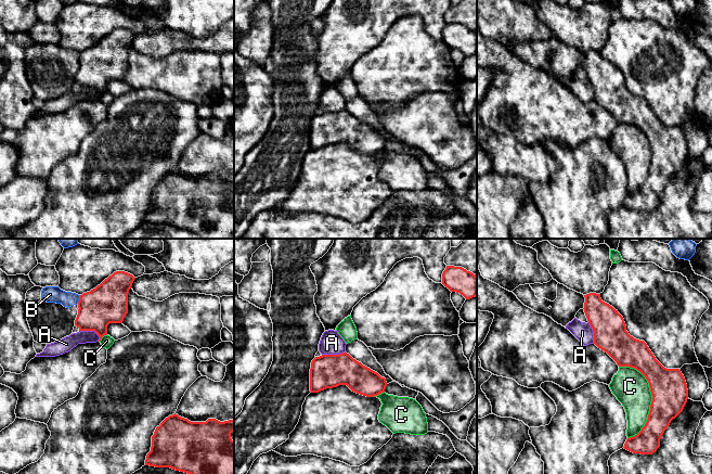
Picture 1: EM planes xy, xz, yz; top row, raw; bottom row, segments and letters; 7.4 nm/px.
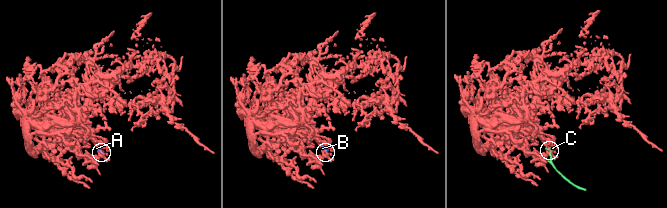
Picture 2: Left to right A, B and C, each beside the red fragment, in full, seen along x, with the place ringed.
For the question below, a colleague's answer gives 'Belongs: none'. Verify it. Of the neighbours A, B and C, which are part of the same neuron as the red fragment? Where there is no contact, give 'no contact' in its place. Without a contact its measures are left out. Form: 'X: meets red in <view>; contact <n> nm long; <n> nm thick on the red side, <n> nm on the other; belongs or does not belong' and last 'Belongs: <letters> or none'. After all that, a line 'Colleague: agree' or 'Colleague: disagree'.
A: meets red in xy; contact 170 nm long; 300 nm thick on the red side, 110 nm on the other; does not belong
B: meets red in xy; contact 70 nm long; 300 nm thick on the red side, 130 nm on the other; does not belong
C: meets red in yz; contact 550 nm long; 260 nm thick on the red side, 260 nm on the other; does not belong
Belongs: none
Colleague: agree

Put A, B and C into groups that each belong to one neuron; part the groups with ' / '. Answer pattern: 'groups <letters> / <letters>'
groups A / B / C

